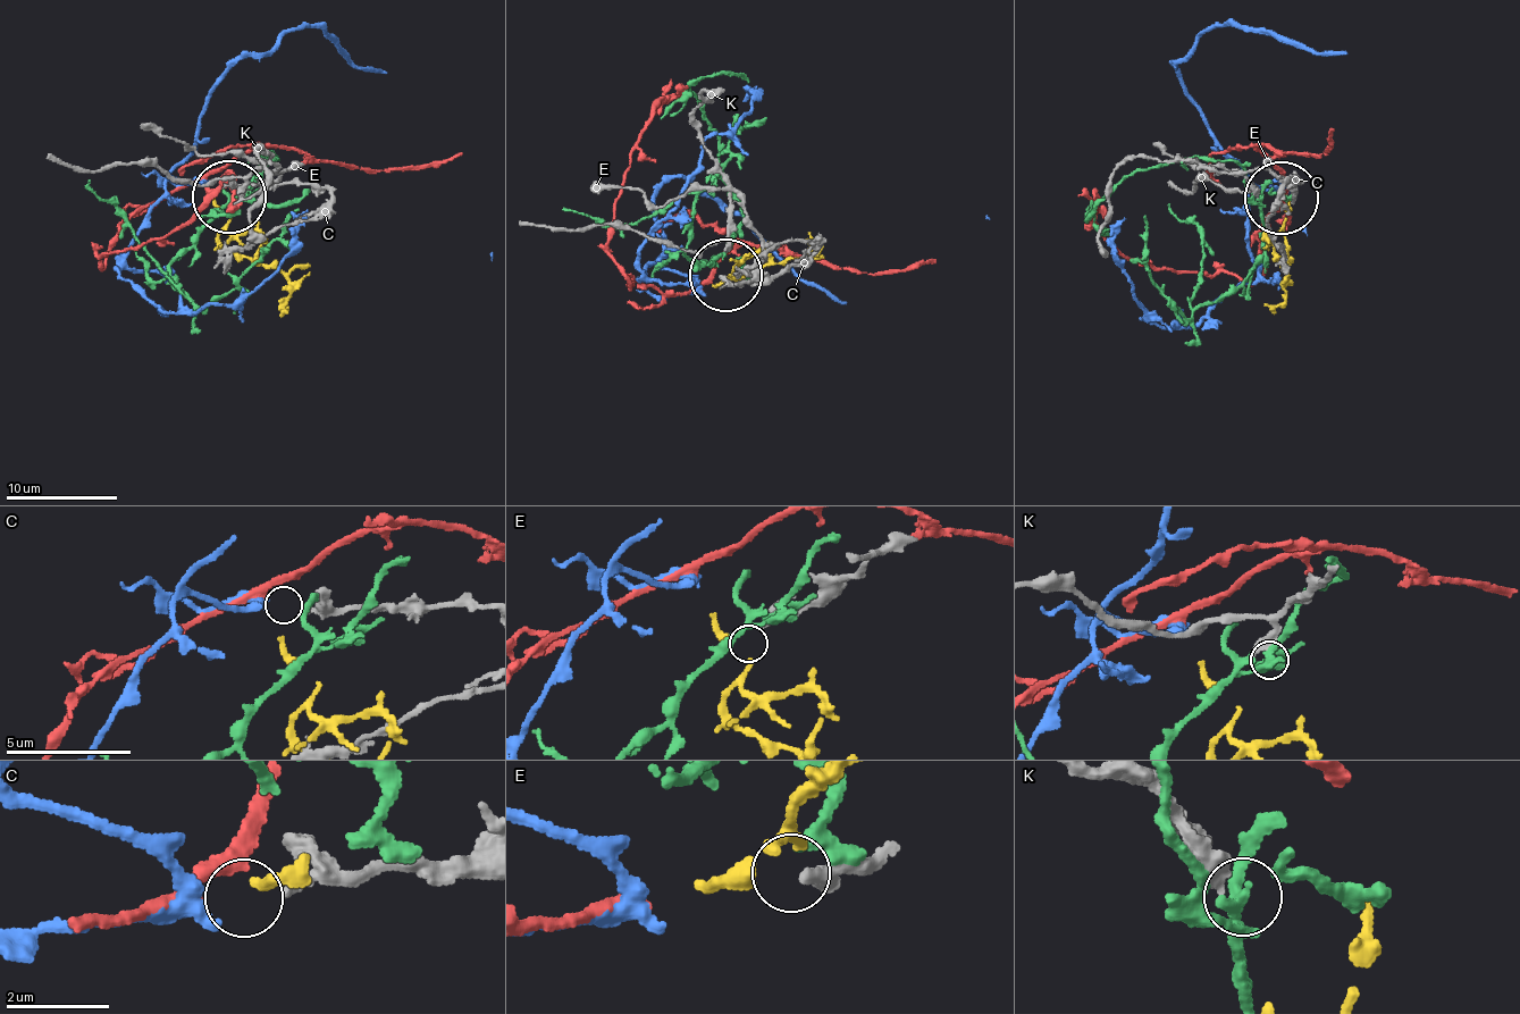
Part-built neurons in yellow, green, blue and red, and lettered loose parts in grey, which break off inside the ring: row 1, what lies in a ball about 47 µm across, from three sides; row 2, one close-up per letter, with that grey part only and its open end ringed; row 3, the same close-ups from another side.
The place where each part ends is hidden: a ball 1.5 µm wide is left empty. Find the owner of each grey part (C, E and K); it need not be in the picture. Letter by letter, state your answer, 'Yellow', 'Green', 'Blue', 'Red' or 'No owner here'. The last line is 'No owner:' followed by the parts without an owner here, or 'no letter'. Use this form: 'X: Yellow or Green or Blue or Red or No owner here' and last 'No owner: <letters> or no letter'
C: Red
E: No owner here
K: No owner here
No owner: E, K

